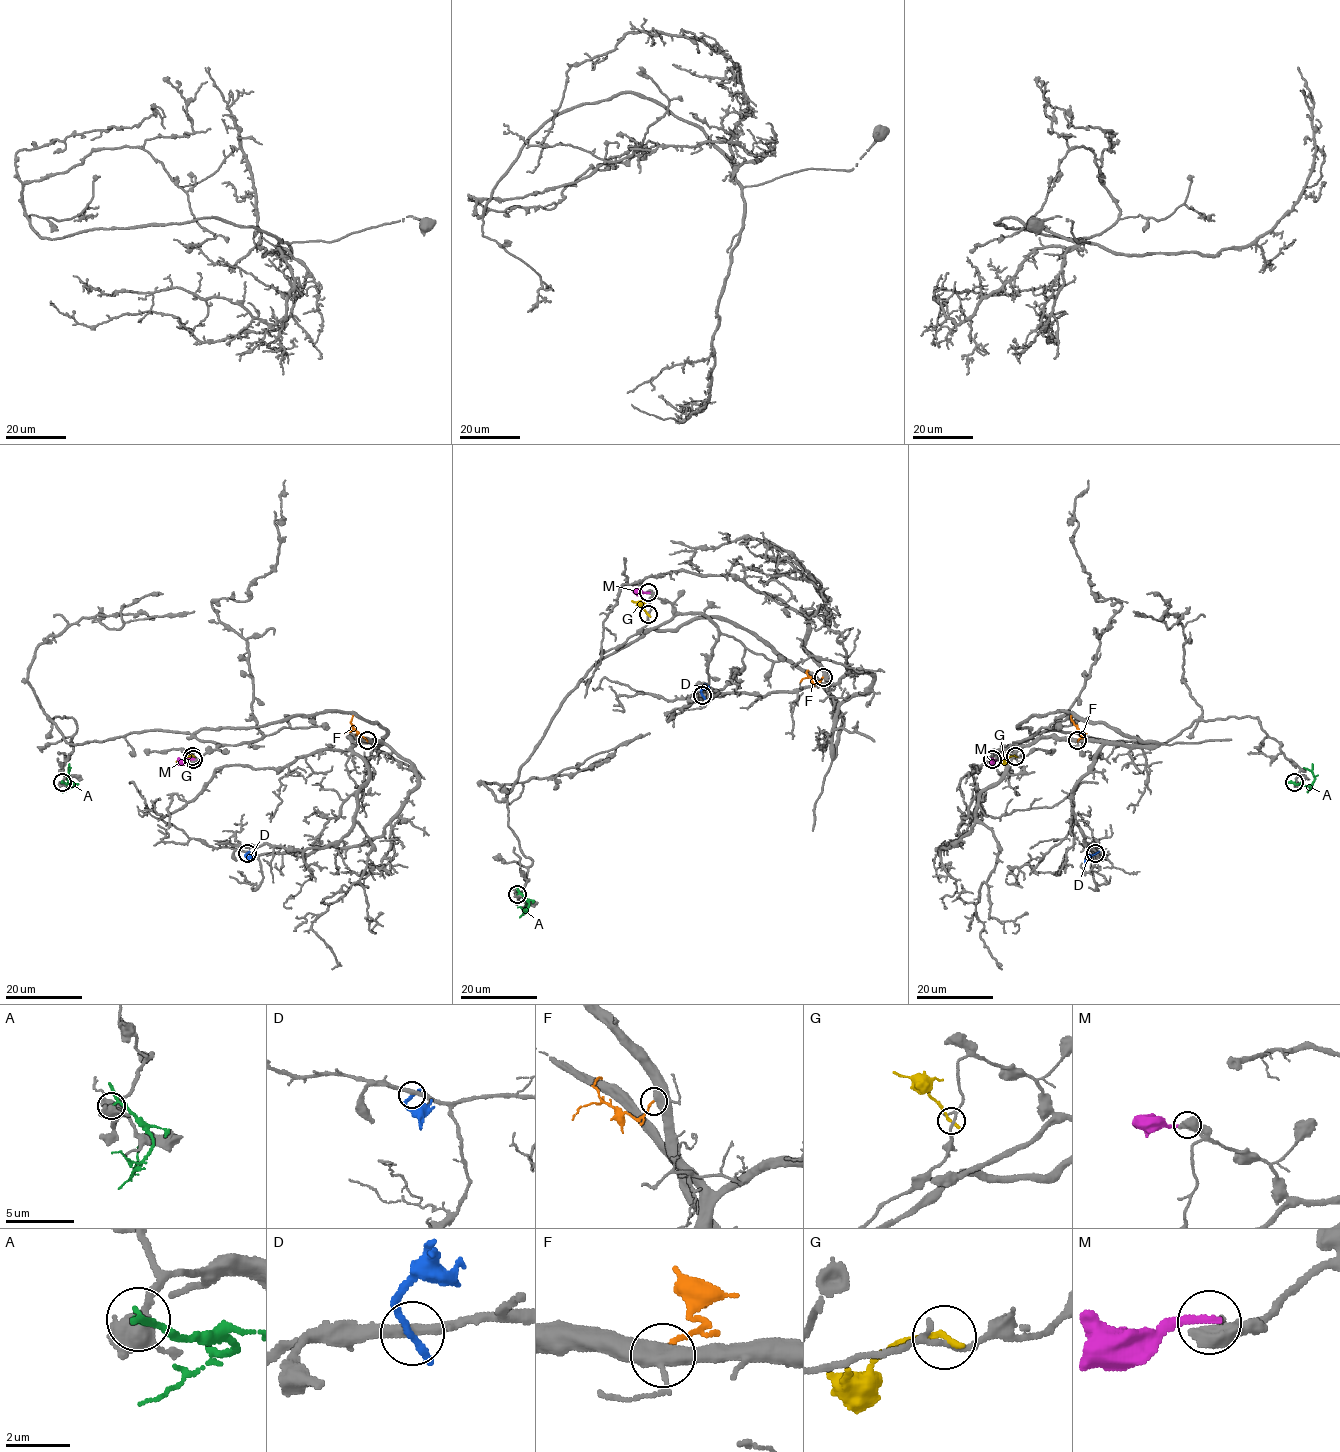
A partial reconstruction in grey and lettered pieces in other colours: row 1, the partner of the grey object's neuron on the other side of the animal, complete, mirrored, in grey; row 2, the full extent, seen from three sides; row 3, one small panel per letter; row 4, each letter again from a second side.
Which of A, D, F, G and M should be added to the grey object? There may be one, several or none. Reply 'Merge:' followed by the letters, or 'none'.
Merge: F

